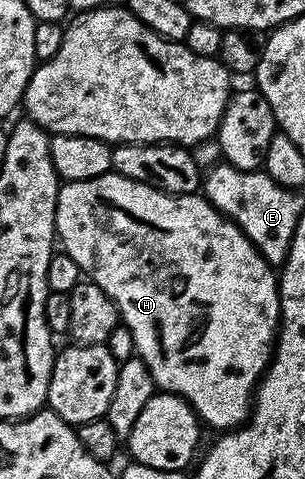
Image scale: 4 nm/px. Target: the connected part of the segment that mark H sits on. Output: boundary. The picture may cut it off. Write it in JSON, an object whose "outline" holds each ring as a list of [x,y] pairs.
{"outline":[[[110,173],[91,177],[83,181],[62,182],[57,188],[57,239],[63,246],[64,254],[69,255],[80,265],[82,272],[111,301],[115,301],[120,322],[131,329],[131,337],[137,346],[136,354],[147,365],[153,377],[153,382],[162,392],[177,395],[184,399],[197,413],[197,418],[206,428],[218,427],[218,432],[224,433],[236,429],[248,420],[255,398],[257,384],[270,365],[273,357],[275,340],[281,321],[281,289],[274,268],[255,249],[253,242],[242,233],[237,223],[233,223],[226,215],[222,215],[208,199],[200,194],[168,195],[154,187],[131,181],[127,177]]]}

